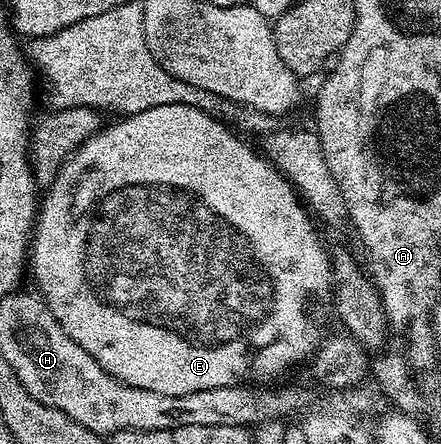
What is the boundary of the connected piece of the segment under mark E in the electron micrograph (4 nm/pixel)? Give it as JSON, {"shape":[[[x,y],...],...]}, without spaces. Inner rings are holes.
{"shape":[[[158,105],[158,109],[146,109],[137,115],[125,115],[116,122],[120,123],[110,124],[109,122],[101,127],[94,137],[88,139],[67,159],[60,172],[57,173],[51,187],[47,188],[45,195],[48,196],[45,199],[43,196],[42,202],[39,204],[34,232],[30,240],[30,273],[31,276],[33,273],[36,277],[36,283],[40,286],[38,288],[39,294],[50,309],[50,313],[54,313],[54,317],[71,339],[78,341],[78,345],[82,345],[82,349],[86,349],[86,353],[90,353],[90,357],[94,357],[100,362],[106,373],[110,373],[117,381],[125,383],[128,387],[150,389],[154,393],[162,393],[163,395],[181,395],[182,393],[198,393],[202,389],[218,389],[219,387],[234,387],[251,383],[260,385],[265,381],[279,380],[276,378],[287,367],[302,362],[304,358],[307,360],[321,342],[320,327],[316,324],[315,317],[308,312],[308,302],[311,301],[312,295],[326,294],[327,296],[332,290],[332,261],[329,252],[327,250],[324,252],[324,243],[320,240],[315,225],[312,224],[312,221],[314,222],[313,216],[310,214],[309,208],[302,202],[296,187],[293,186],[287,175],[284,175],[272,163],[272,160],[261,154],[256,147],[254,149],[250,144],[243,143],[231,131],[233,130],[231,126],[225,125],[221,120],[211,115],[207,115],[205,111],[199,111],[196,107],[190,105]]]}

